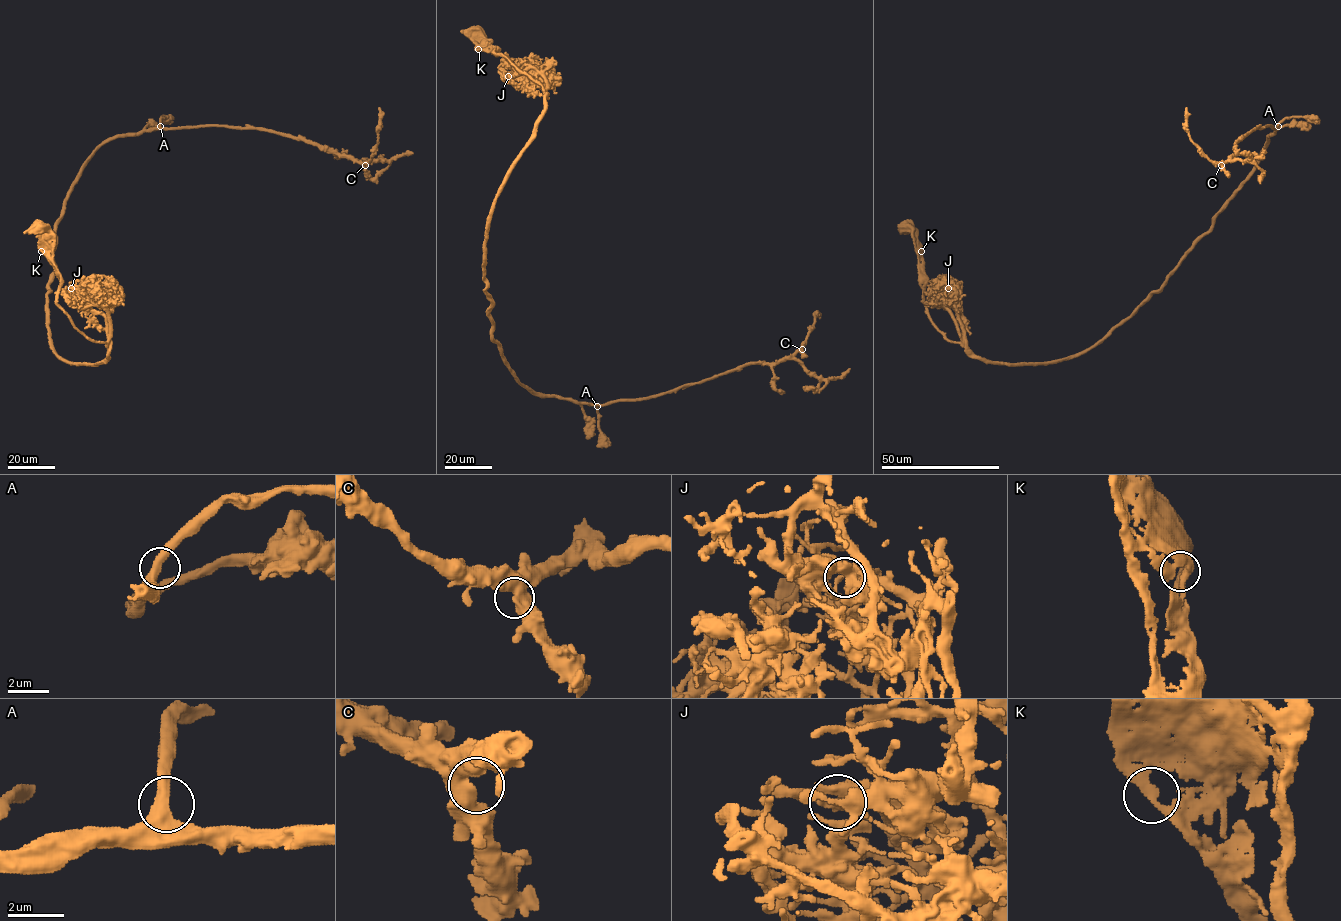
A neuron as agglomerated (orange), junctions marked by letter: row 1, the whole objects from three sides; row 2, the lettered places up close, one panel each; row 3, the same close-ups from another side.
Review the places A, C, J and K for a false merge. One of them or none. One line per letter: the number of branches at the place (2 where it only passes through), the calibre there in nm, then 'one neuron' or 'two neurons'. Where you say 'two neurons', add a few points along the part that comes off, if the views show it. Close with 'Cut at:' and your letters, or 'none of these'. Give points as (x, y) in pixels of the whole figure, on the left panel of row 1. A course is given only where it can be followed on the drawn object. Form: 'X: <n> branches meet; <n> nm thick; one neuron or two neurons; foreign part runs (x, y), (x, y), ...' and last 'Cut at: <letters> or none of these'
A: 2 branches meet; 480 nm thick; one neuron
C: 2 branches meet; 480 nm thick; one neuron
J: 2 branches meet; 150 nm thick; one neuron
K: 2 branches meet; 280 nm thick; one neuron
Cut at: none of these

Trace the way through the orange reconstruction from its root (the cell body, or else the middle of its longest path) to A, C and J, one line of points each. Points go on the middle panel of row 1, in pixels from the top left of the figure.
A: (475, 33), (544, 94), (537, 131), (489, 221), (484, 279), (492, 338), (510, 371), (533, 391), (597, 406)
C: (475, 33), (544, 94), (485, 244), (492, 338), (520, 383), (608, 405), (802, 349)
J: (475, 33), (490, 46), (497, 47), (493, 52), (502, 54), (542, 87), (515, 85), (508, 76)

